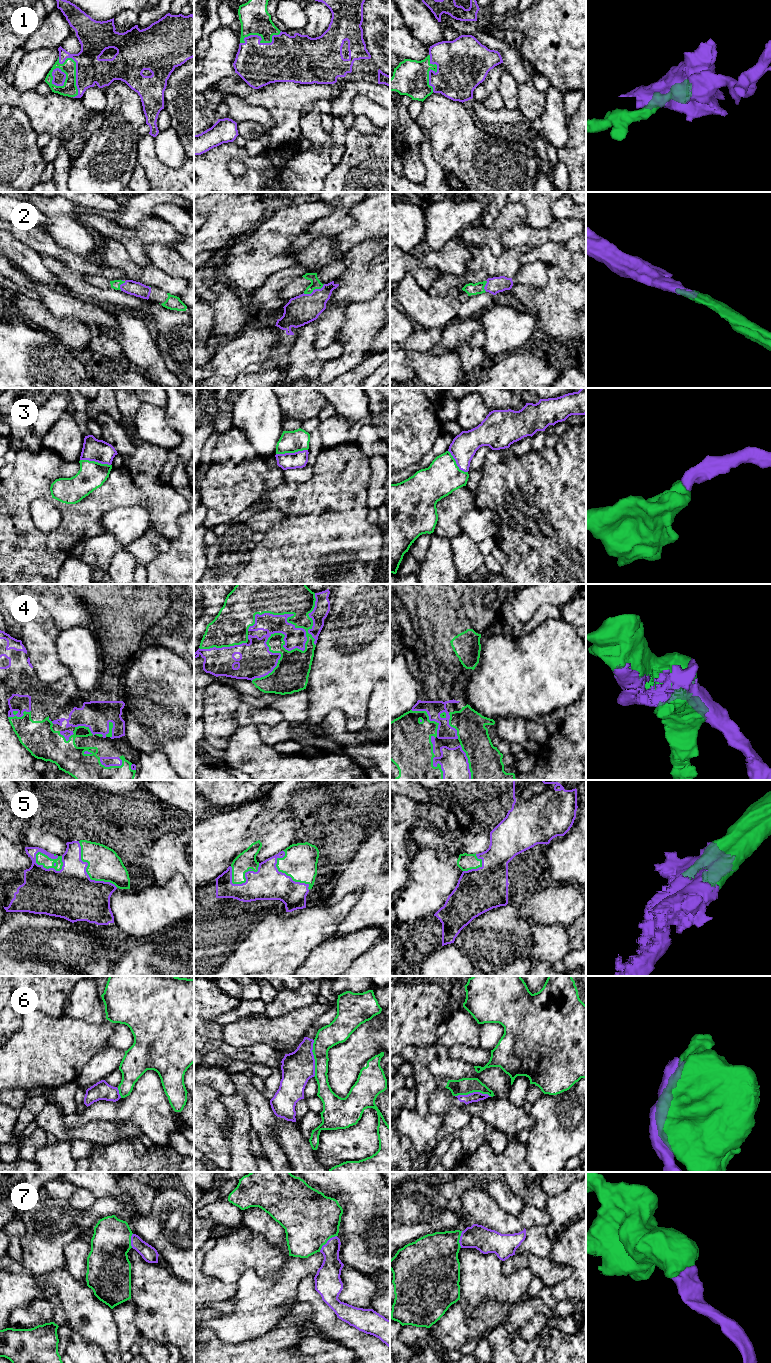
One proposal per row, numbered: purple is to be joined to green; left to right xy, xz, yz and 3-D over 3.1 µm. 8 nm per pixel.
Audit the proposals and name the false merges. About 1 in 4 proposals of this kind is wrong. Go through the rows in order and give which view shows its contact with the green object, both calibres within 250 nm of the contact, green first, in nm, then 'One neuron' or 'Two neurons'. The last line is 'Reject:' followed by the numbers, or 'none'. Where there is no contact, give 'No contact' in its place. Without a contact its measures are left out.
1: Touches green in xy. Thickness 120 nm (green) against 220 nm. One neuron
2: Touches green in xz. Thickness 80 nm (green) against 240 nm. One neuron
3: Touches green in xz. Thickness 180 nm (green) against 130 nm. One neuron
4: Touches green in xz. Thickness 280 nm (green) against 220 nm. One neuron
5: Touches green in xy. Thickness 100 nm (green) against 380 nm. One neuron
6: Touches green in xz. Thickness 180 nm (green) against 260 nm. Two neurons
7: Touches green in xz. Thickness 440 nm (green) against 180 nm. One neuron
Reject: 6

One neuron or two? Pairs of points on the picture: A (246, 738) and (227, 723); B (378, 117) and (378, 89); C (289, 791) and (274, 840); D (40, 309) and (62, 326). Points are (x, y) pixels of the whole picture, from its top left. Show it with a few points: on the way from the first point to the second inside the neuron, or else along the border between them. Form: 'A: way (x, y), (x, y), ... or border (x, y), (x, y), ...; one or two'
A: border (238, 727), (230, 737), (226, 748); two
B: border (355, 96), (367, 96), (379, 102); two
C: way (285, 803), (285, 817), (282, 828); one
D: way (45, 315), (56, 326); one

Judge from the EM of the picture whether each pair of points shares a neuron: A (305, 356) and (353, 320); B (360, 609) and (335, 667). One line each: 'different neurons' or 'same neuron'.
A: different neurons
B: same neuron

